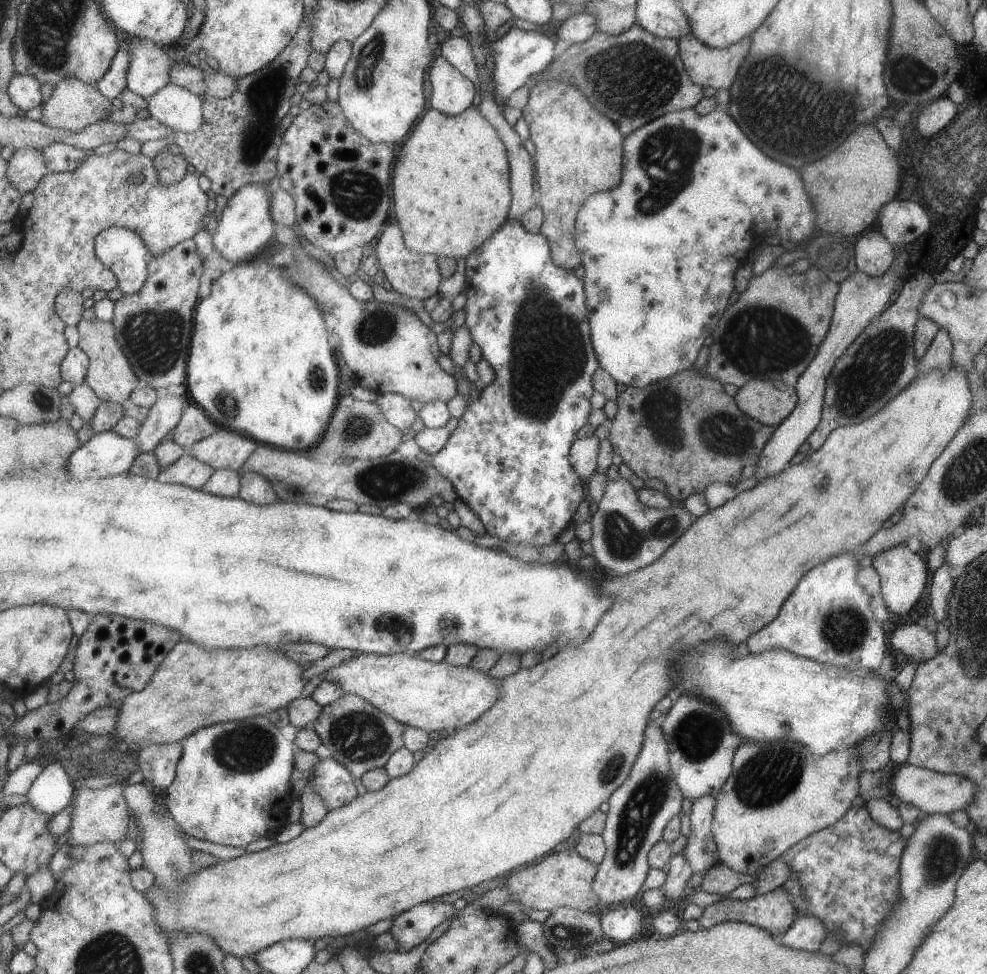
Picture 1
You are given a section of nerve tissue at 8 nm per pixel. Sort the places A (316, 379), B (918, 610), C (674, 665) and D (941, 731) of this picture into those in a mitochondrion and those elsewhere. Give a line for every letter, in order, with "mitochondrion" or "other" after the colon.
A: mitochondrion
B: other
C: other
D: other

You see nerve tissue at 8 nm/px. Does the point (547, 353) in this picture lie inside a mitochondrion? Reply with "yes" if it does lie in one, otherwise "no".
yes

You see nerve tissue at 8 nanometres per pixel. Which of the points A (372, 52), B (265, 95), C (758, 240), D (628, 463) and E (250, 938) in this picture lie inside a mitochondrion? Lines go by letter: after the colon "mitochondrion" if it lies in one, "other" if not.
A: mitochondrion
B: mitochondrion
C: other
D: other
E: other

